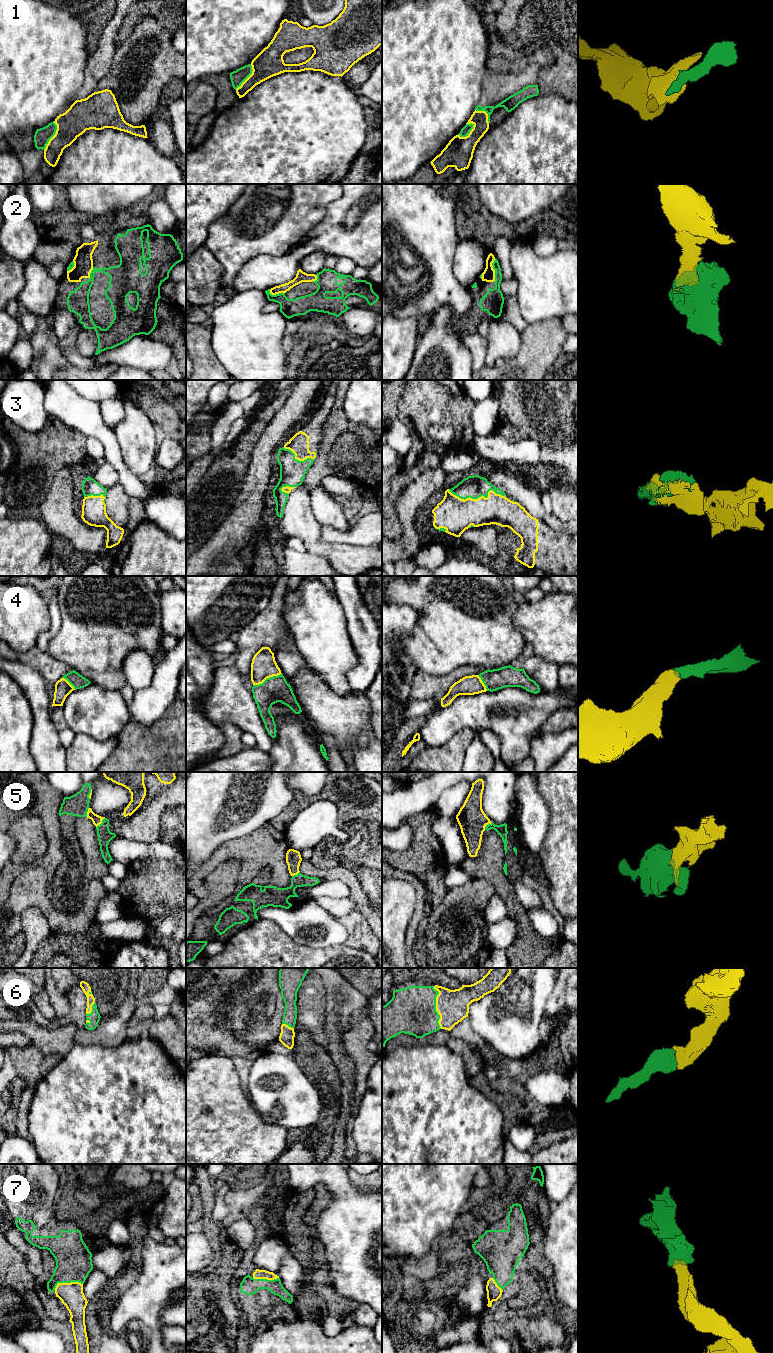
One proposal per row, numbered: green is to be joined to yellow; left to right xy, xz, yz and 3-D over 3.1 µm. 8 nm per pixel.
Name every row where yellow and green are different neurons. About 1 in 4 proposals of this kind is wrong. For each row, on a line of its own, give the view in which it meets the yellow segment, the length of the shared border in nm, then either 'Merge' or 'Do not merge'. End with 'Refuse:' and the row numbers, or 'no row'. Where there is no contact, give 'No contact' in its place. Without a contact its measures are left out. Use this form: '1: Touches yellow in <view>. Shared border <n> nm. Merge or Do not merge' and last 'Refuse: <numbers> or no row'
1: Touches yellow in xy. Shared border 260 nm. Merge
2: Touches yellow in yz. Shared border 190 nm. Merge
3: Touches yellow in yz. Shared border 480 nm. Merge
4: Touches yellow in xz. Shared border 260 nm. Merge
5: Touches yellow in xy. Shared border 110 nm. Merge
6: Touches yellow in yz. Shared border 360 nm. Merge
7: Touches yellow in xy. Shared border 240 nm. Merge
Refuse: no row

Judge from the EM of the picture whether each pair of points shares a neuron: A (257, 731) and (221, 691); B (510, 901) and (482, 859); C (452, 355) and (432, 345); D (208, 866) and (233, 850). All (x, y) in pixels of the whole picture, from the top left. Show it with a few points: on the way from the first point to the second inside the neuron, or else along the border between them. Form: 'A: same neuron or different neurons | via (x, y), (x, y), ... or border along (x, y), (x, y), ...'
A: same neuron | via (250, 721), (231, 701)
B: same neuron | via (505, 891), (491, 869)
C: same neuron | via (447, 355), (442, 355), (437, 350)
D: same neuron | via (214, 861), (227, 851)

